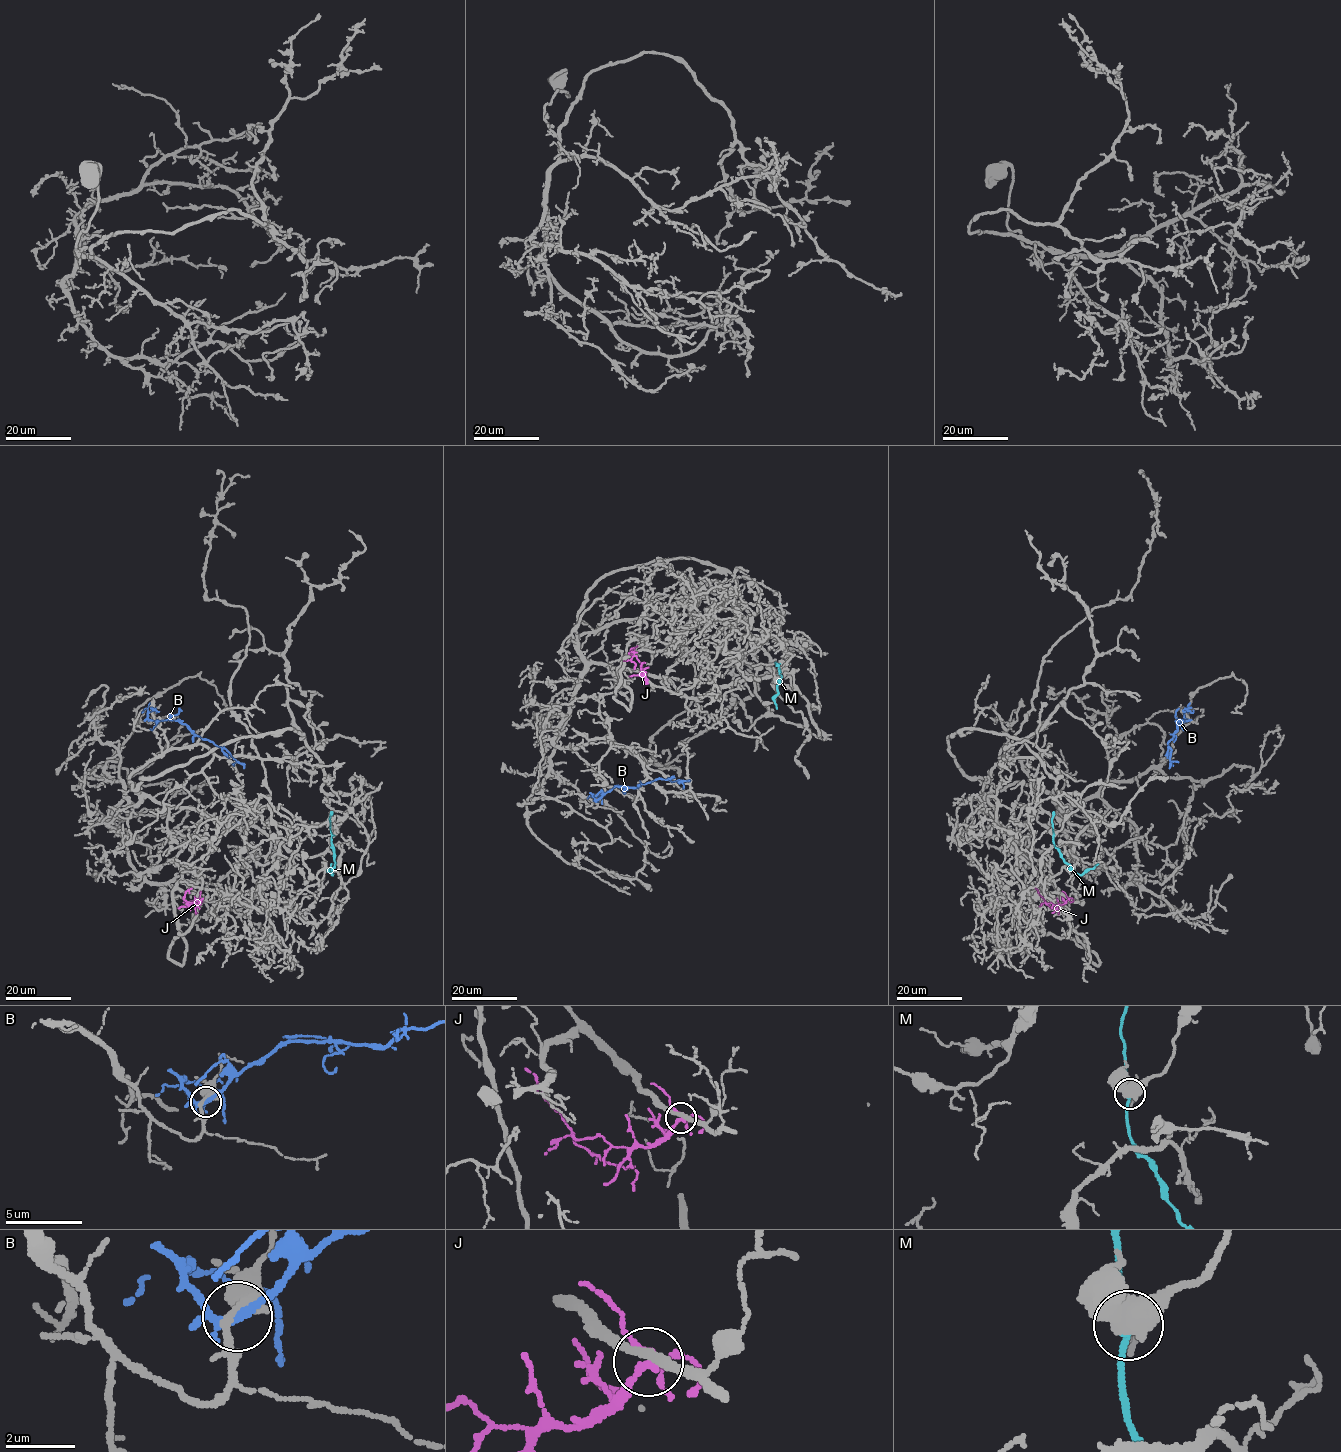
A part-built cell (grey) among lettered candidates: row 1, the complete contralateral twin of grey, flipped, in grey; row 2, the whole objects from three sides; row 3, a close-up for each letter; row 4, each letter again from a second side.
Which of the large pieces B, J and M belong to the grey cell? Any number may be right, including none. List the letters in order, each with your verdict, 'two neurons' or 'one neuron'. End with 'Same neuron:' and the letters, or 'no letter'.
B: one neuron
J: two neurons
M: two neurons
Same neuron: B

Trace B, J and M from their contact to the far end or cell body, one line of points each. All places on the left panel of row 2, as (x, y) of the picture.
B: (152, 720), (178, 720), (184, 723), (194, 734), (223, 747), (244, 768)
J: (200, 898), (197, 905), (187, 902), (183, 897), (191, 888)
M: (332, 834), (335, 863), (333, 874), (328, 869), (331, 863)

